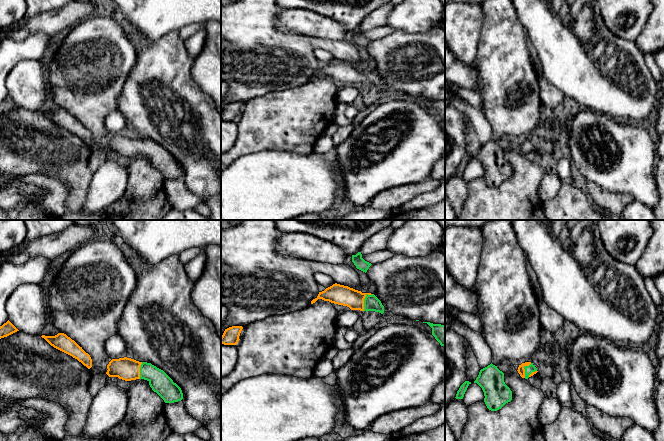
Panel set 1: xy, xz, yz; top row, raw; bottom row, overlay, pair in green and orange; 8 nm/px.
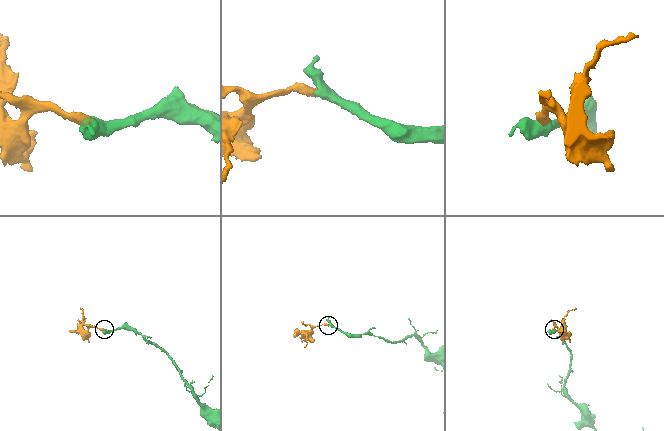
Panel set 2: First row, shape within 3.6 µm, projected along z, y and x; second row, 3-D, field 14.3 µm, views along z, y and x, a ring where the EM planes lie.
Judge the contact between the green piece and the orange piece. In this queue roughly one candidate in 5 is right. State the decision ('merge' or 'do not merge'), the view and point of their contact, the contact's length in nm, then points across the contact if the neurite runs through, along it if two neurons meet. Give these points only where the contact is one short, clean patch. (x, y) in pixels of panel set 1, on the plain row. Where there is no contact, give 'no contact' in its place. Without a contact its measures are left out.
merge; meets green in xz at (364, 76); contact 150 nm long; runs through xz (371, 79), (364, 76), (355, 76), (338, 70)

